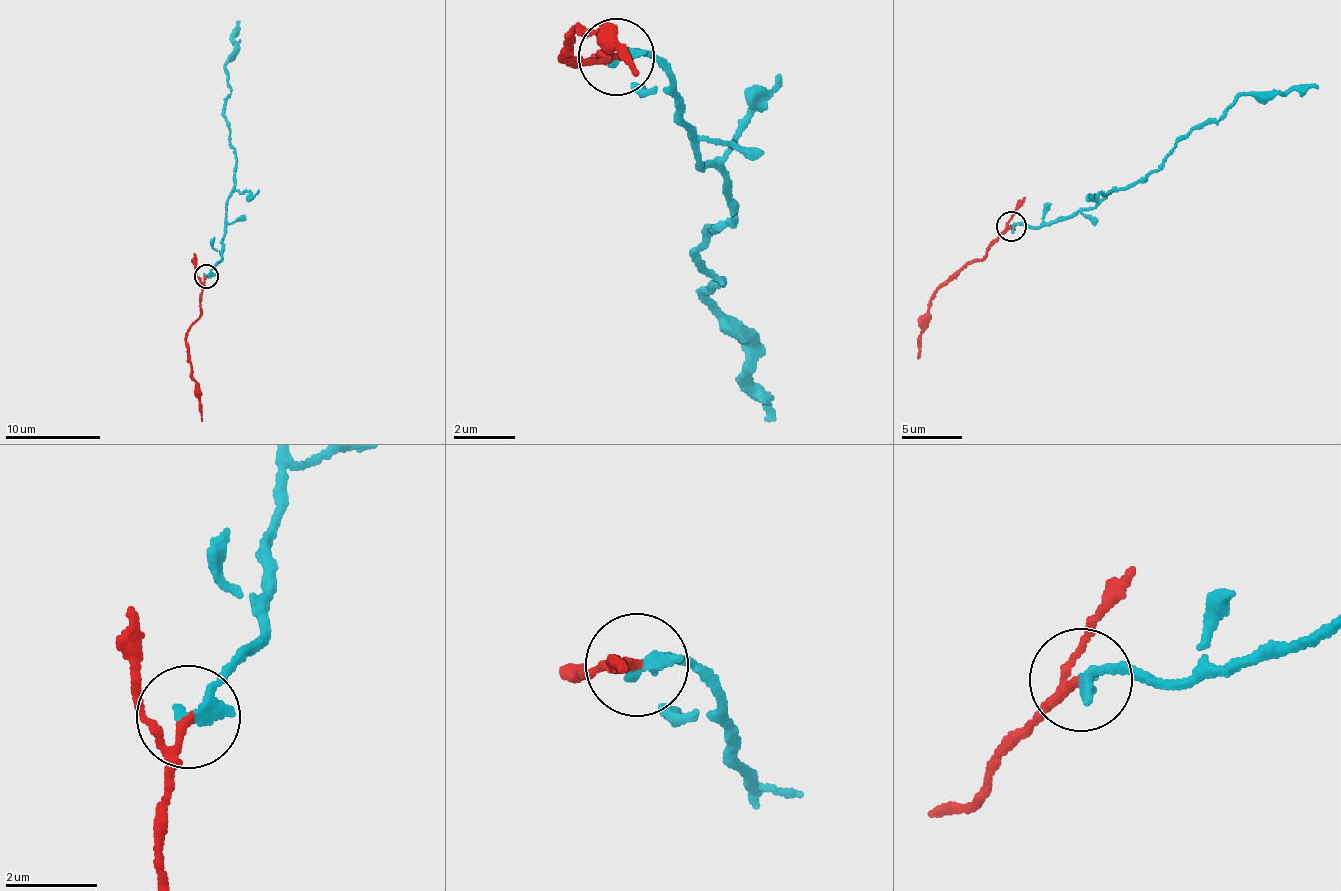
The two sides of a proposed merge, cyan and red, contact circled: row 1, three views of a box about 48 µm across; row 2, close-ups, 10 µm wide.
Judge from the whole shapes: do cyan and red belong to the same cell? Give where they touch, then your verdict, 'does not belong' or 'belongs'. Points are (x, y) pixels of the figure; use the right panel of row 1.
(1011, 226) | belongs

